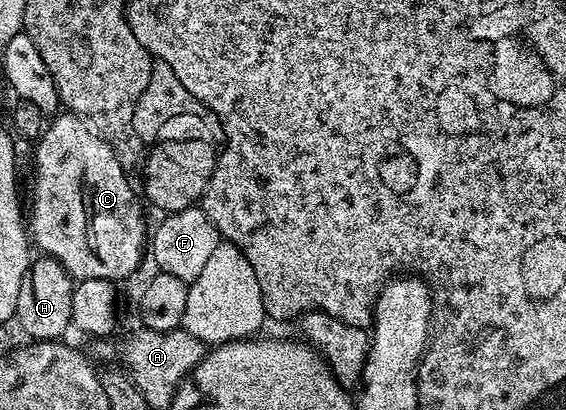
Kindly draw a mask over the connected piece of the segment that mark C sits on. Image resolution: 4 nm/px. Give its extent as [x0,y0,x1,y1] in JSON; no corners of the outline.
[26,111,146,283]

